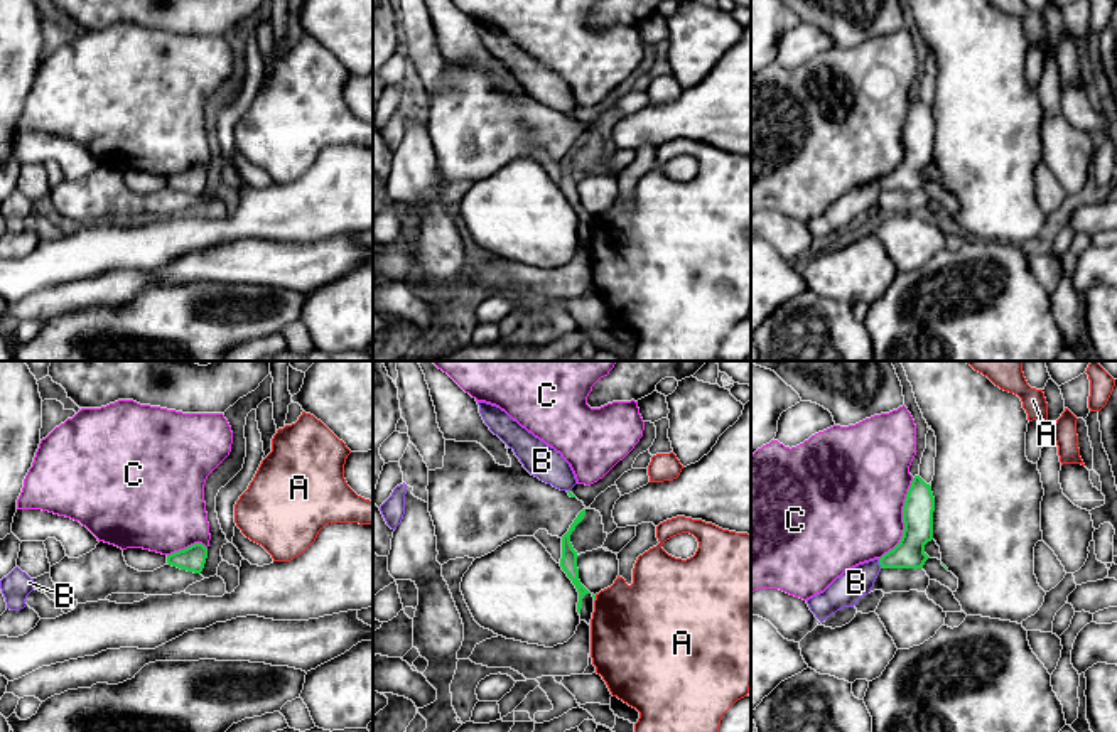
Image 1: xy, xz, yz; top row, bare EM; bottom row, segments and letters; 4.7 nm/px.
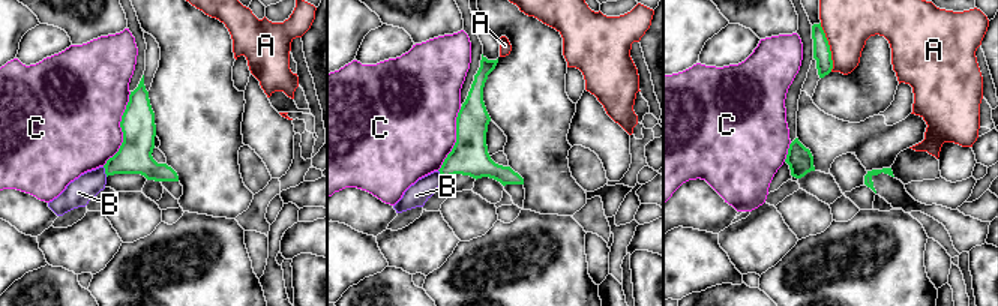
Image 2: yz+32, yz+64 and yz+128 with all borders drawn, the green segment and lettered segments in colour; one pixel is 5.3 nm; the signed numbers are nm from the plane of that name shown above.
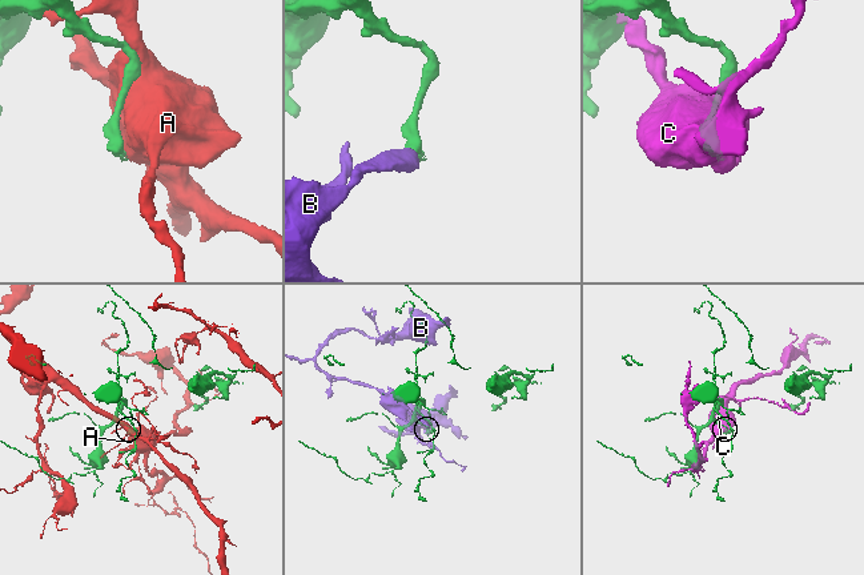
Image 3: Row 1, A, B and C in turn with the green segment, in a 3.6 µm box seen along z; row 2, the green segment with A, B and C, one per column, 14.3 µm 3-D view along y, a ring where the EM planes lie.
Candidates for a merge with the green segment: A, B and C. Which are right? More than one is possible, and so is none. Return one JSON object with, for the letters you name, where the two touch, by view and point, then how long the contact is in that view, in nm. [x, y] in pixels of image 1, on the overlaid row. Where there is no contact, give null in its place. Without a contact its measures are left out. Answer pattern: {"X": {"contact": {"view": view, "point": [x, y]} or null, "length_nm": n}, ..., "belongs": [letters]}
{"belongs": []}

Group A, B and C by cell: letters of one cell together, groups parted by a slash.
A / B / C

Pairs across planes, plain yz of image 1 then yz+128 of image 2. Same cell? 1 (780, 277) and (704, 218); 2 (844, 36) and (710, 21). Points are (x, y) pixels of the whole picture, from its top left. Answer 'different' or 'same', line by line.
1: different
2: different

